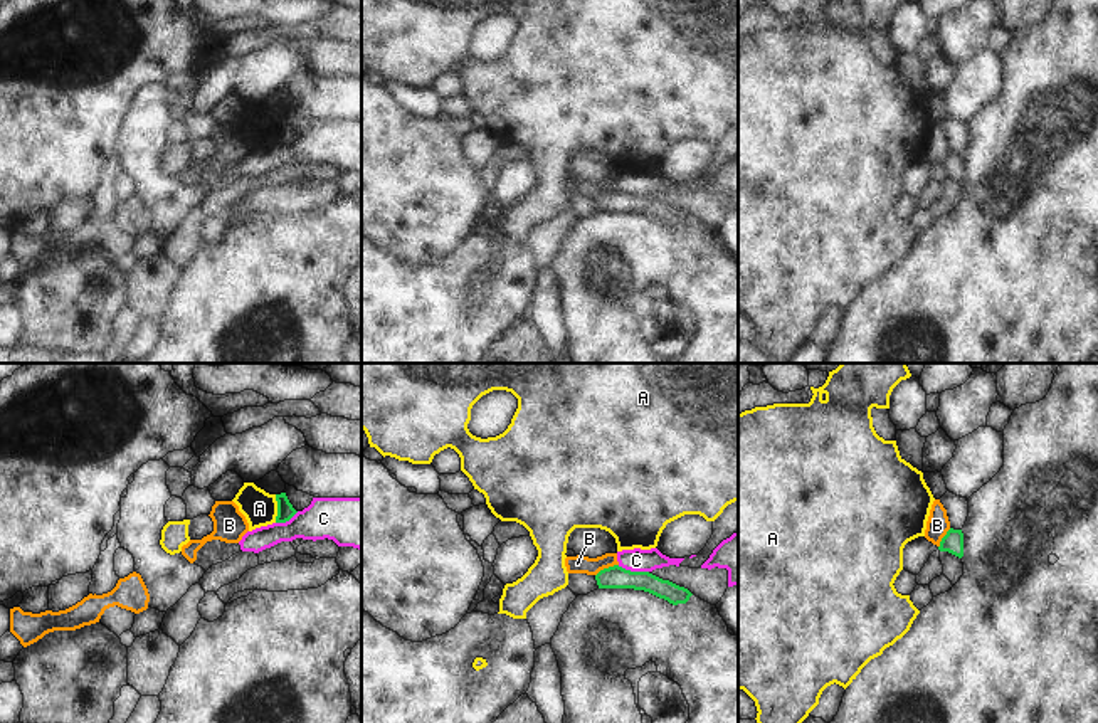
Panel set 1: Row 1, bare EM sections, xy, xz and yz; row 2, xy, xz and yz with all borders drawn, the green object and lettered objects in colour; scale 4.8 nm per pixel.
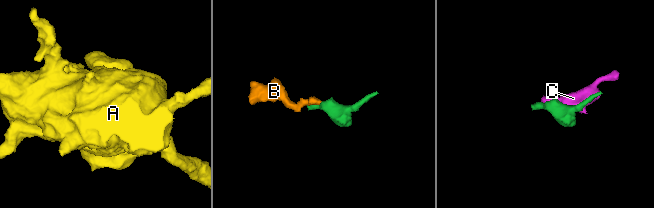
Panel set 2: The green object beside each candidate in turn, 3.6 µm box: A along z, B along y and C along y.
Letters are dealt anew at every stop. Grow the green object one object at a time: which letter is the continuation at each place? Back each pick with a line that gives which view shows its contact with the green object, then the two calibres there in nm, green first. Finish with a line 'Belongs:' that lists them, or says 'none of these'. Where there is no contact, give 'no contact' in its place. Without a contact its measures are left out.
Belongs: none of these

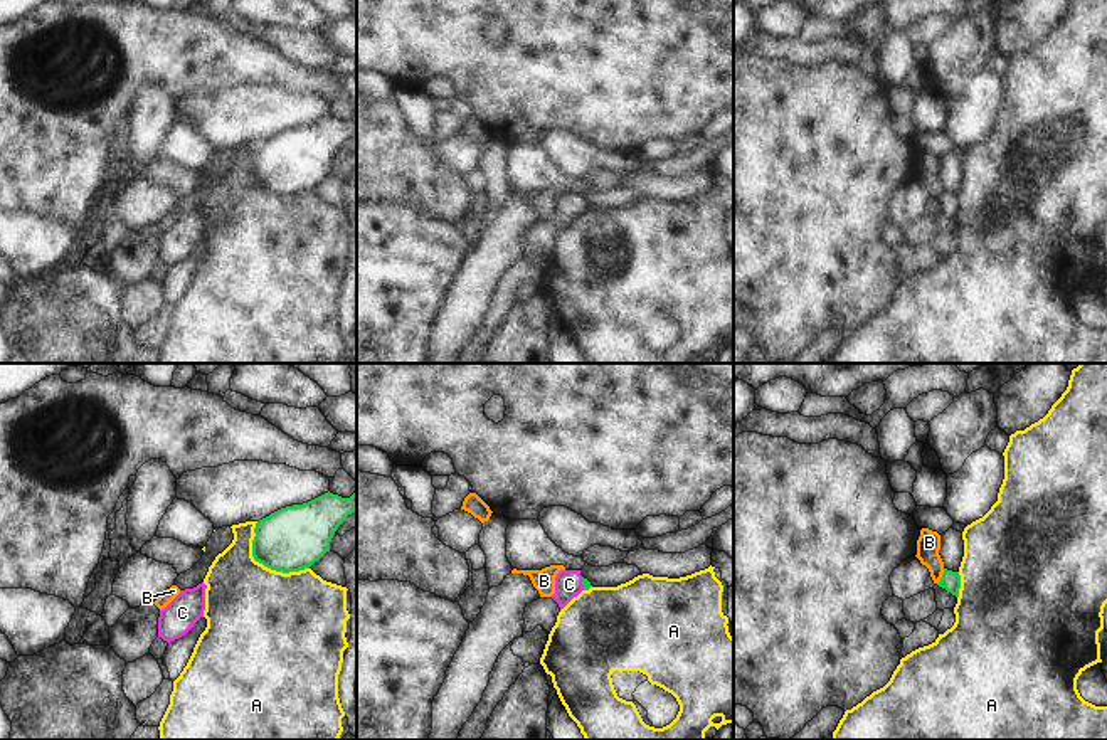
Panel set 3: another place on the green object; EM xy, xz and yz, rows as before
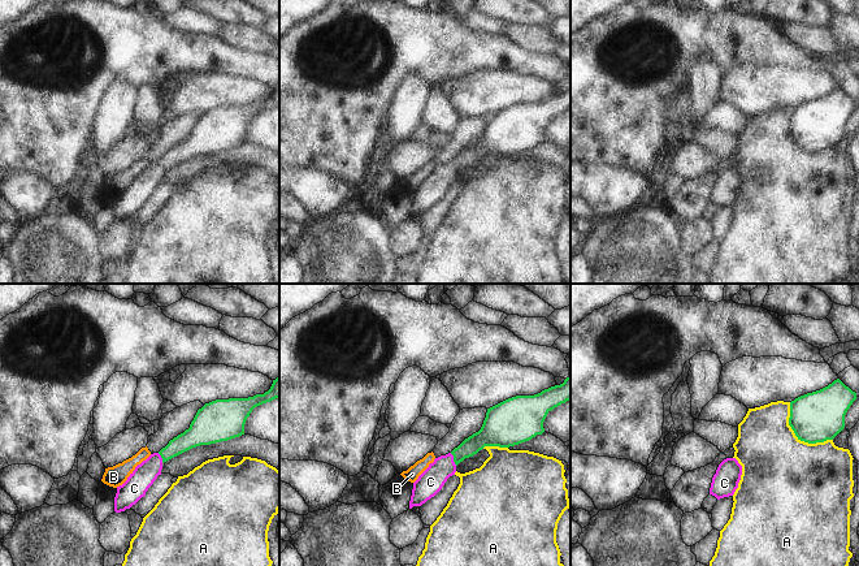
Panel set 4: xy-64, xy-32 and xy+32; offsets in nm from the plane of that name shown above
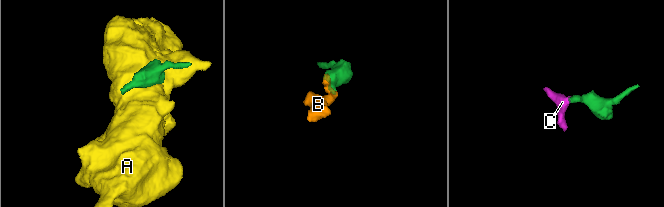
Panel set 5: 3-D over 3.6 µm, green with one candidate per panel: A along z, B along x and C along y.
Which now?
C: xz | 40/130 nm
Belongs: C

